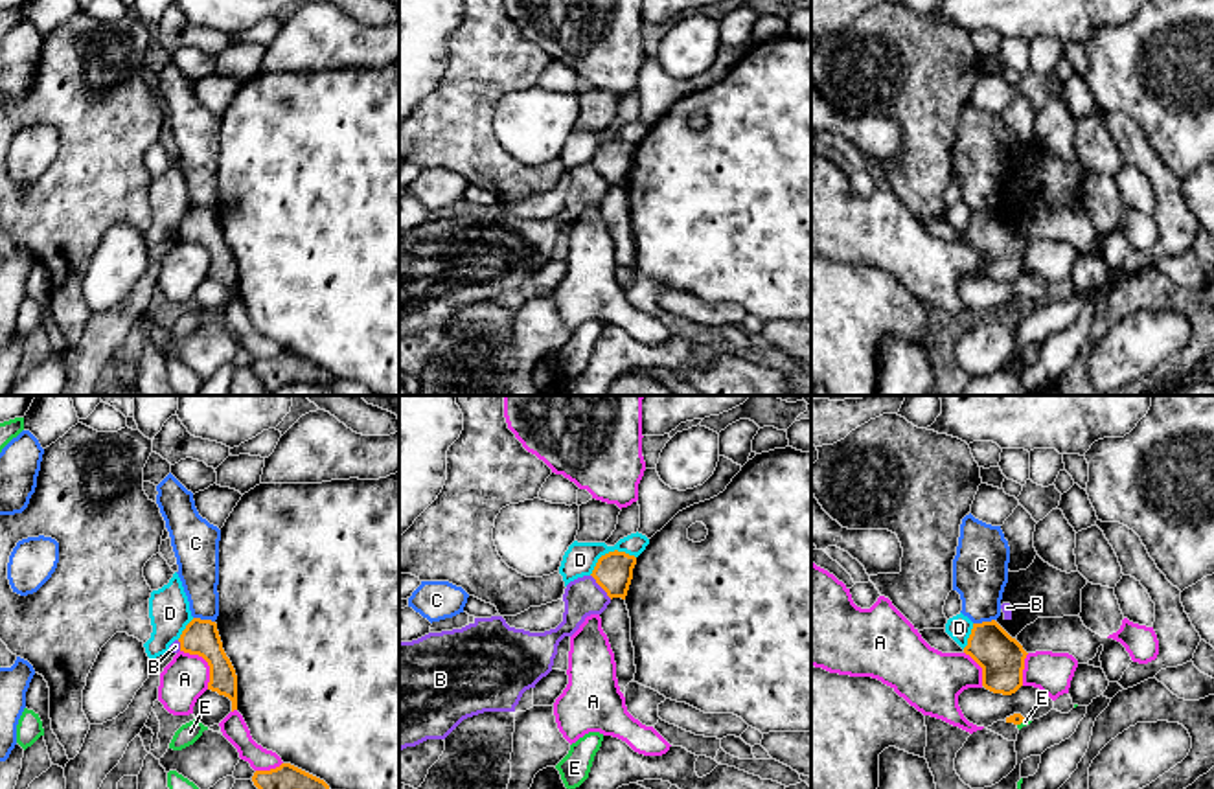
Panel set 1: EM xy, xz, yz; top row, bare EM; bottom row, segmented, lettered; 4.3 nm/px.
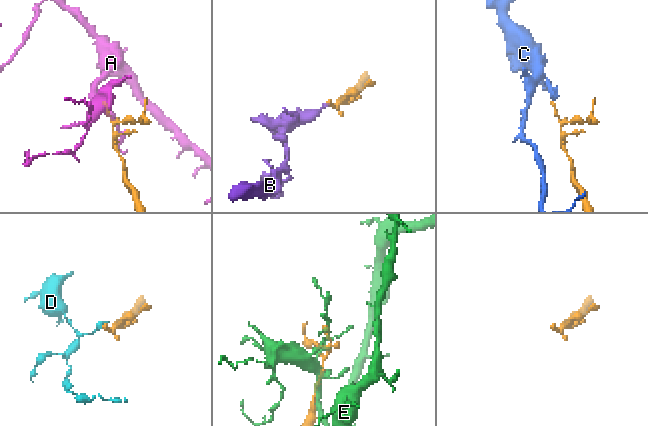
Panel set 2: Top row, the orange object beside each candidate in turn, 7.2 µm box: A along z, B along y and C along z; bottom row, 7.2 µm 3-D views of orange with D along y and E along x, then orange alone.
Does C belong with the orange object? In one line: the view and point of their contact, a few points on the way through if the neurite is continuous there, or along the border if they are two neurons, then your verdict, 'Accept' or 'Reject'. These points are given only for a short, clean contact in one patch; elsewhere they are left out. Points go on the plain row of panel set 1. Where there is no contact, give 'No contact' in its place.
Touches orange at xy (205, 208). Boundary: xy (194, 205), (214, 210). Reject

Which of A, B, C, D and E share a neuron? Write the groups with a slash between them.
A / B / C / D / E

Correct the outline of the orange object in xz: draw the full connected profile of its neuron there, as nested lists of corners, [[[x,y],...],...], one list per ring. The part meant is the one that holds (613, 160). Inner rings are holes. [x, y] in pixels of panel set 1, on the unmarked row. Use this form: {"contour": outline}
{"contour": [[[609,140],[601,143],[592,158],[592,166],[596,171],[607,180],[607,184],[625,188],[633,156],[636,153],[636,145],[625,140]]]}

